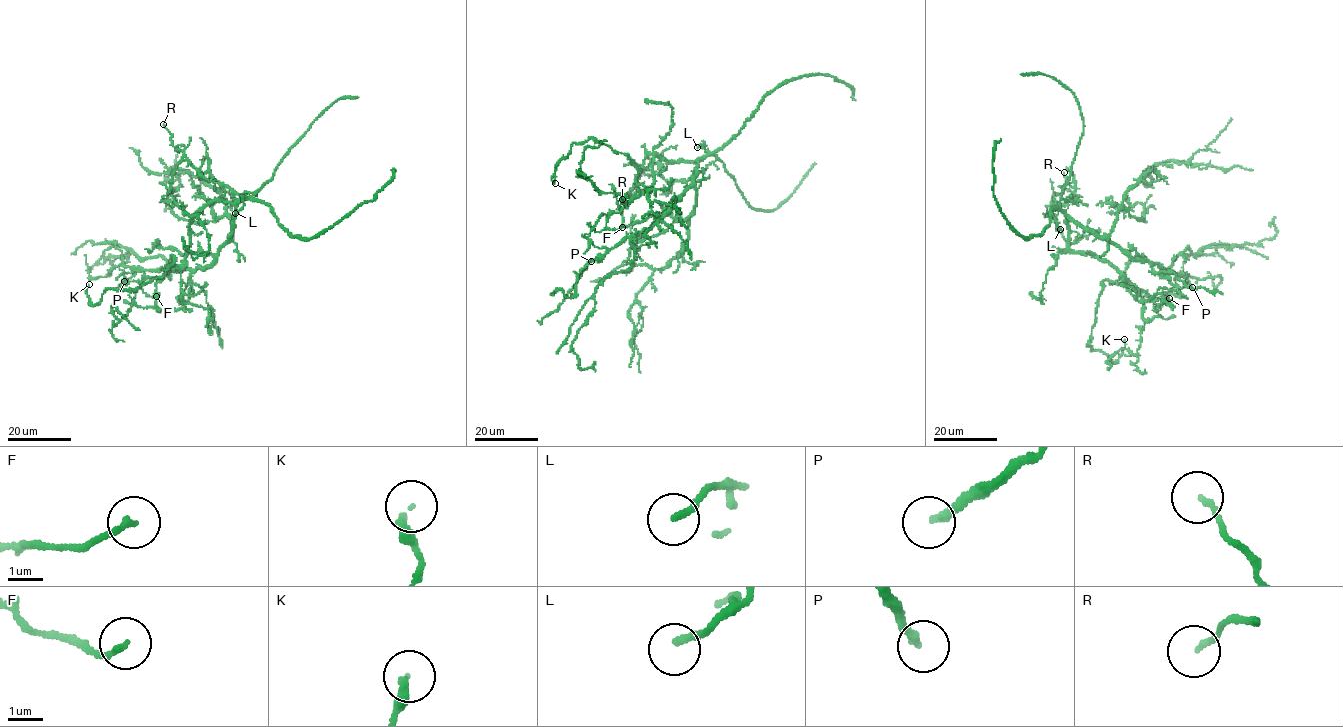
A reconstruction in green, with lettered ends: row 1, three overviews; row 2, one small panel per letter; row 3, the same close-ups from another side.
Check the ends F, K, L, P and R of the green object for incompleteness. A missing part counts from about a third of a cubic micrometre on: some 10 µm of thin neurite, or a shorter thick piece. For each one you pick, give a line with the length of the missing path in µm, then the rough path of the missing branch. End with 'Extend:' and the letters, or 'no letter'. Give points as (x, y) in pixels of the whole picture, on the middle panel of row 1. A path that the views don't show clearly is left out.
Extend: no letter

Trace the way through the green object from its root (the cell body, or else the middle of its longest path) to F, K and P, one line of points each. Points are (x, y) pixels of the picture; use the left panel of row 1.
F: (234, 219), (234, 205), (221, 201), (210, 201), (195, 215), (181, 265), (139, 285), (156, 296)
K: (234, 219), (210, 201), (180, 269), (171, 255), (164, 275), (94, 306), (89, 284)
P: (234, 219), (228, 240), (210, 266), (194, 270), (137, 269), (124, 281)

